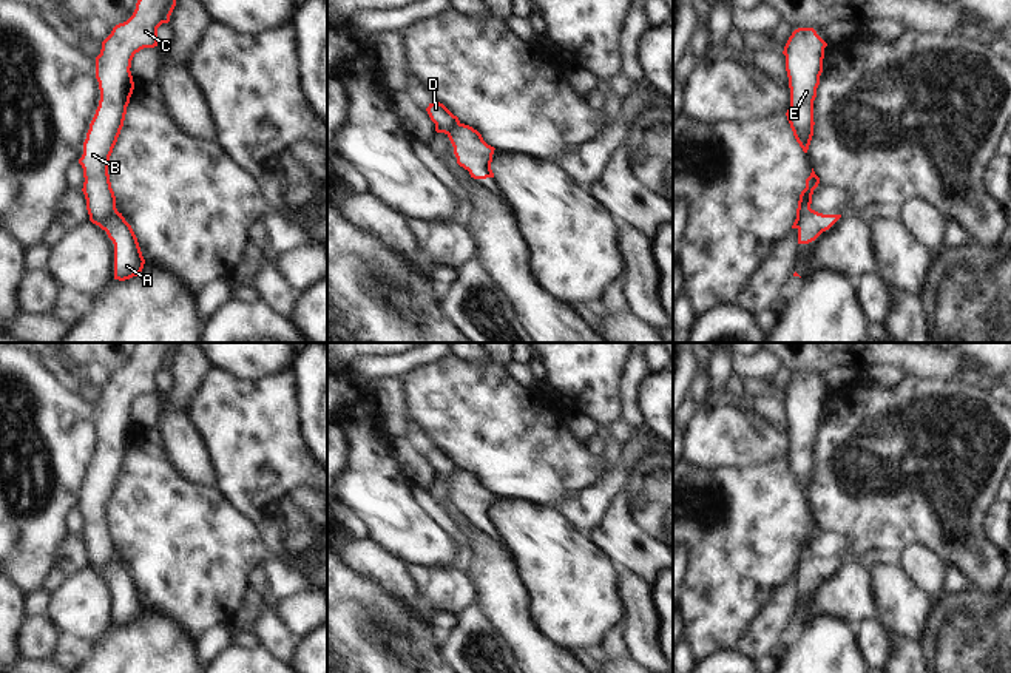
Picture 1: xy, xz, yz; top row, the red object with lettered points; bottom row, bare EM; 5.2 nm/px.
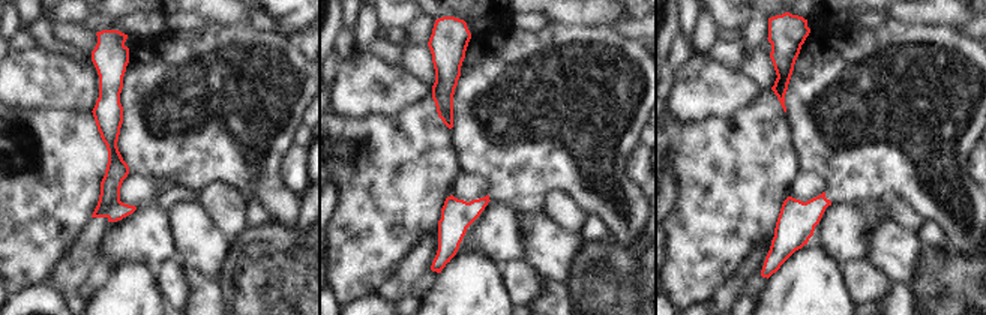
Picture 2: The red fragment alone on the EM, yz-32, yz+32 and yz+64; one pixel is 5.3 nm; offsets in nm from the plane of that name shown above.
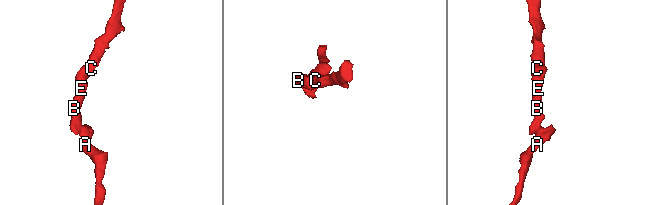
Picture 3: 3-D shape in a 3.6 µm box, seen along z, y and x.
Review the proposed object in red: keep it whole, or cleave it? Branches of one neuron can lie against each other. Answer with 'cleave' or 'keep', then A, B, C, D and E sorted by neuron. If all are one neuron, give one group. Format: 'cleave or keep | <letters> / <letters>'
cleave | A / B C D E

